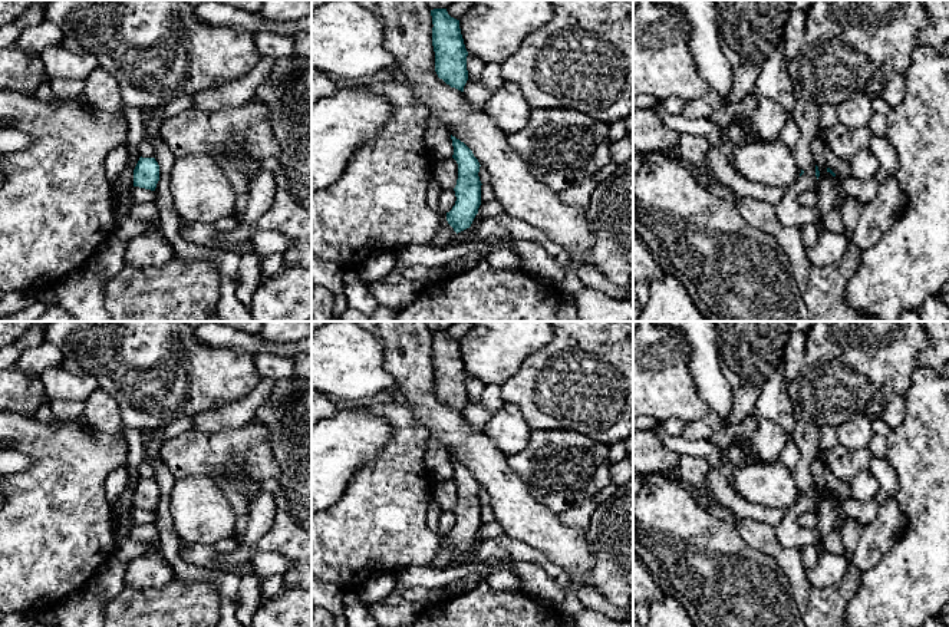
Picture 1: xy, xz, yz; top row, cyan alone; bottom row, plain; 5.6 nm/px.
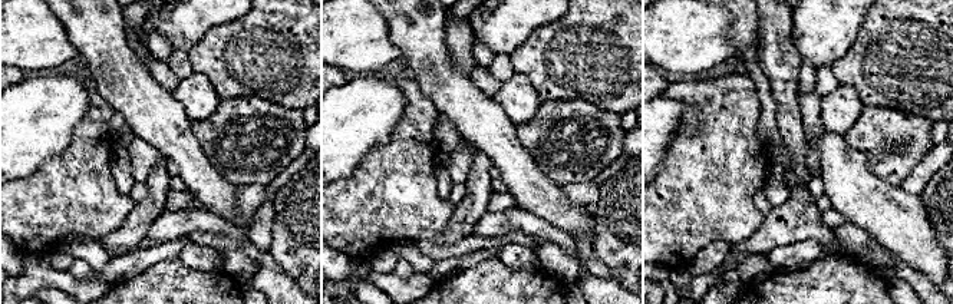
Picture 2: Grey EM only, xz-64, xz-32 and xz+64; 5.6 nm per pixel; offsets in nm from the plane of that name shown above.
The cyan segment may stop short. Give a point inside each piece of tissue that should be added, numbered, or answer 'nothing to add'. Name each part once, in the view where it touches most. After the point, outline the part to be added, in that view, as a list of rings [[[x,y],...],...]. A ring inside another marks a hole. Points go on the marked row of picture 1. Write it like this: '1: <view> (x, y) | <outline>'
nothing to add

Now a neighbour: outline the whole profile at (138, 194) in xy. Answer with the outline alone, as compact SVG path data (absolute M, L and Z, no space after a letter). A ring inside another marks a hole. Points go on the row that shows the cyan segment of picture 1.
M134 187L131 194L135 202L154 202L155 201L155 191L151 191L151 189Z

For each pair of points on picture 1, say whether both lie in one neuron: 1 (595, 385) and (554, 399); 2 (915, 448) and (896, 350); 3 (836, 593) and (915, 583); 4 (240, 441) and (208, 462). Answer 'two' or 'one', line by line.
1: one
2: two
3: two
4: one

